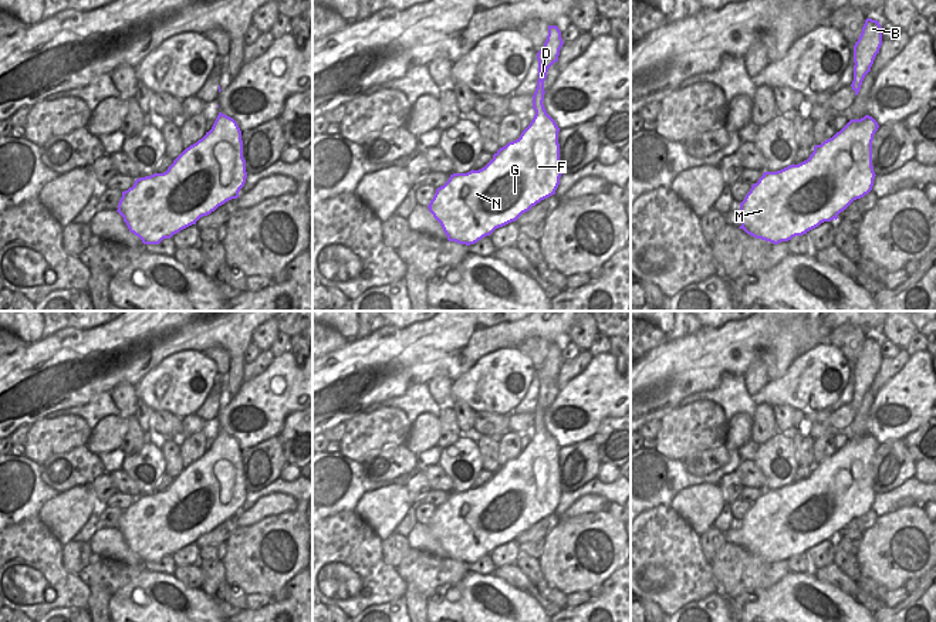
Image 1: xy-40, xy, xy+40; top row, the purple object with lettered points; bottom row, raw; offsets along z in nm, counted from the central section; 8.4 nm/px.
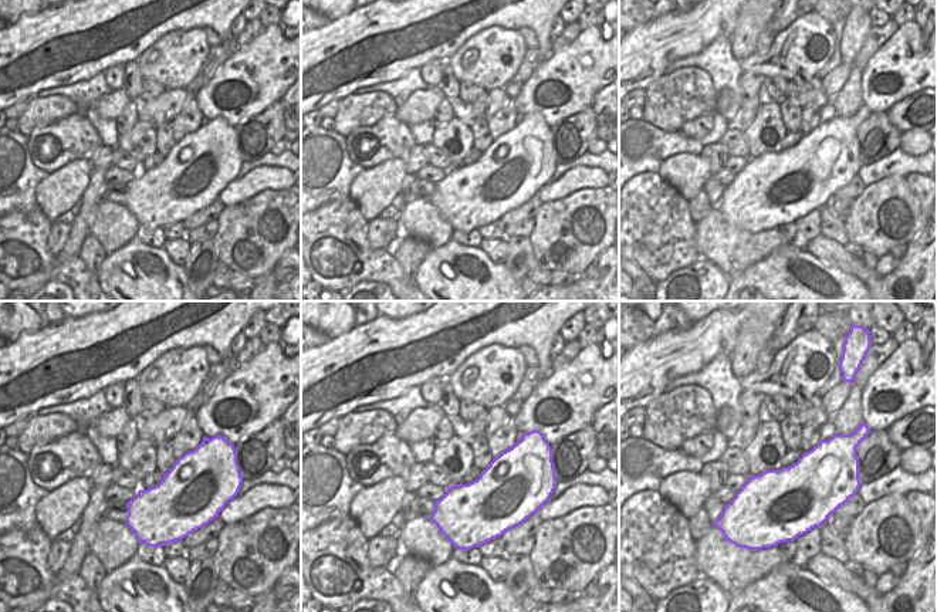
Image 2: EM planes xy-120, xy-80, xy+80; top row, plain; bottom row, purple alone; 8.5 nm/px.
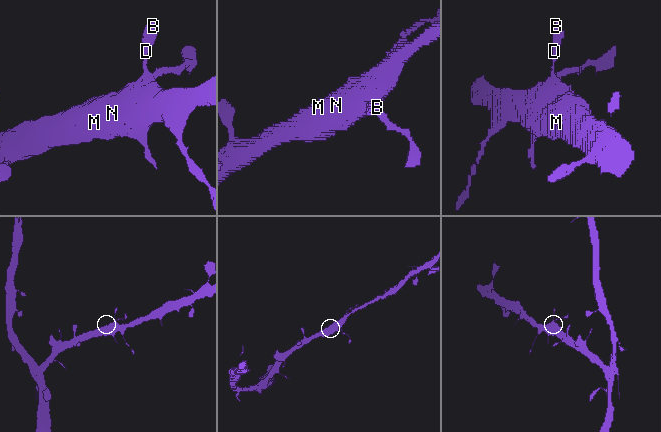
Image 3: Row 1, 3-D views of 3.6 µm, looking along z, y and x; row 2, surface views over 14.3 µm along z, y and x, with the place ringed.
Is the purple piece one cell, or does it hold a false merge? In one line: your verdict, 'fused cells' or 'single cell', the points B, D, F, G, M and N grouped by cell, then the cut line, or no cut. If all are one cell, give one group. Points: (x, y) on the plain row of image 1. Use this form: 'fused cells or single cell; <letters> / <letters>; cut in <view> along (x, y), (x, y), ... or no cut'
single cell; B D F G M N; no cut

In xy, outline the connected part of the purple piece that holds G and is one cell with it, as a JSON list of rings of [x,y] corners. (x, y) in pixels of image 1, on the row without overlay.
[[[548,344],[544,365],[537,371],[535,433],[520,456],[500,466],[484,486],[453,491],[436,507],[428,527],[449,560],[474,562],[555,513],[562,493],[560,446],[543,419],[548,386],[558,379],[562,362],[560,347]]]

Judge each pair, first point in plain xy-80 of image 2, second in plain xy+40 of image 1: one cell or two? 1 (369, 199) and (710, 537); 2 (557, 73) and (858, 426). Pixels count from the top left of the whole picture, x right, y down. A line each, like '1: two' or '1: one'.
1: two
2: two

